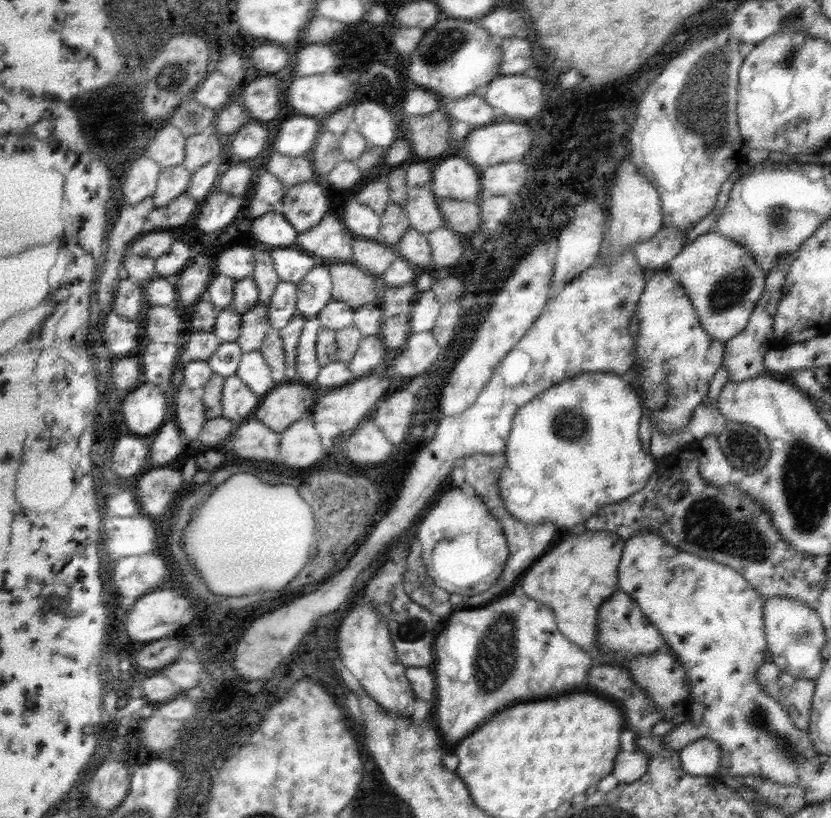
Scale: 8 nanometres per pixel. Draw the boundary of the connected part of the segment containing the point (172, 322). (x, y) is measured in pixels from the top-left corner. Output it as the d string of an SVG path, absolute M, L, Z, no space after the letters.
M175 305L151 306L147 312L146 324L142 327L144 343L181 343L185 323L180 319Z

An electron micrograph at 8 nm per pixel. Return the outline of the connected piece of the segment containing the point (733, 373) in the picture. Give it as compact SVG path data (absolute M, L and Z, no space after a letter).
M792 255L784 256L783 260L778 263L778 266L767 274L764 292L762 293L761 299L756 303L754 310L751 312L745 329L736 334L736 336L732 337L729 341L725 341L722 365L728 369L730 381L740 382L741 380L766 373L764 368L764 355L776 345L773 331L773 316L783 293L787 270L790 269L789 266L792 264L793 259L794 256Z

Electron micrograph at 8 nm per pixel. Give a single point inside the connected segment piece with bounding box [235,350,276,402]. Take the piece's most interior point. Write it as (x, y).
(253, 370)

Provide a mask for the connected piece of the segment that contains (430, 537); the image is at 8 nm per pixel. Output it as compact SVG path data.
M453 484L430 511L420 524L416 532L415 543L421 546L421 556L426 573L440 589L445 589L450 595L462 594L476 596L492 587L503 572L509 556L509 549L503 528L497 518L494 518L484 504L484 500L477 494L466 496L461 487Z

